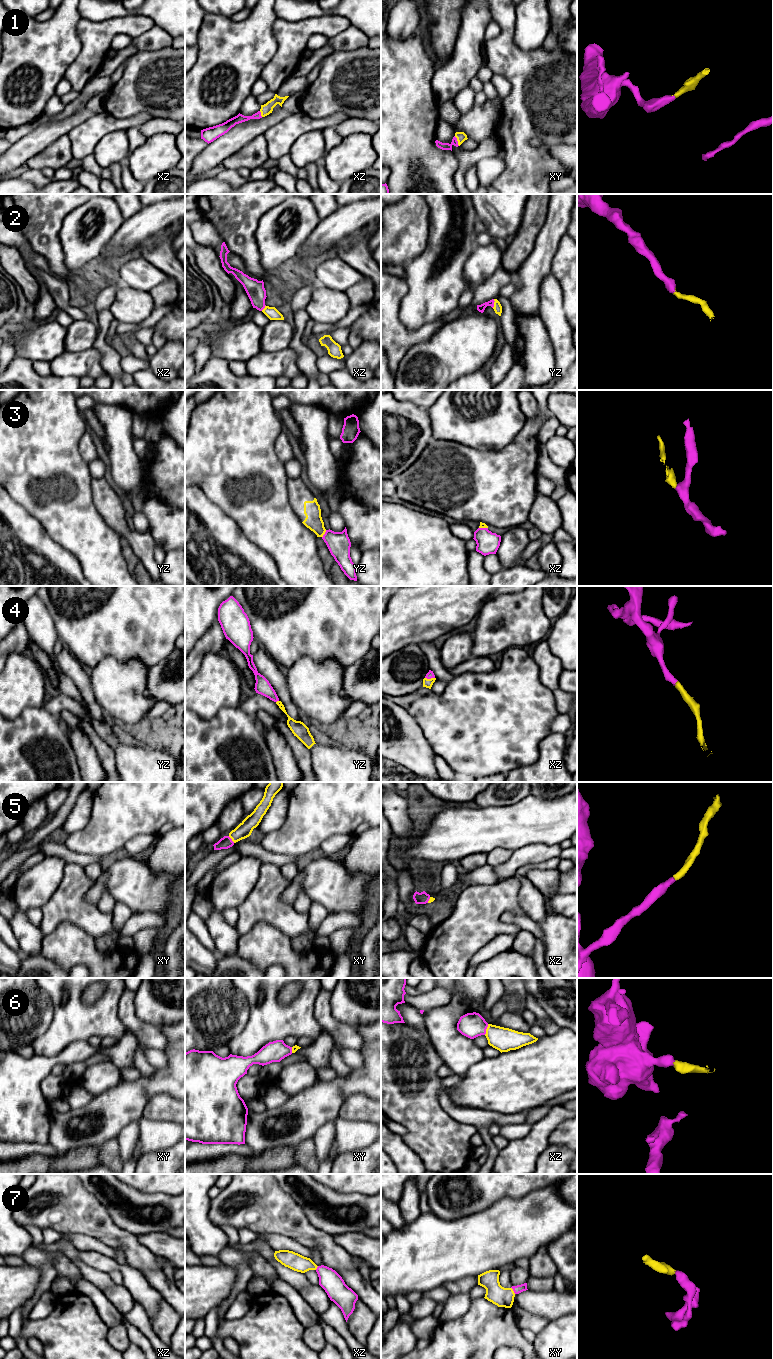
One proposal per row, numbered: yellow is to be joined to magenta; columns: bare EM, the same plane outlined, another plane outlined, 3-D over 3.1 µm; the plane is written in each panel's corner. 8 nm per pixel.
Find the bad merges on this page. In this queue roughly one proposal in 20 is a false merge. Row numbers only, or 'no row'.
no row

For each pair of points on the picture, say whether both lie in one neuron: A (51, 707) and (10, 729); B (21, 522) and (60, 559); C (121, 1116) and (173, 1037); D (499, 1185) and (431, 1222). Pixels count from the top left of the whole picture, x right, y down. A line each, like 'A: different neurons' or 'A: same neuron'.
A: different neurons
B: same neuron
C: different neurons
D: different neurons

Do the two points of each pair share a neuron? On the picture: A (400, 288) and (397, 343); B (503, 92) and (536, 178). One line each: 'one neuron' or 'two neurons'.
A: one neuron
B: two neurons

